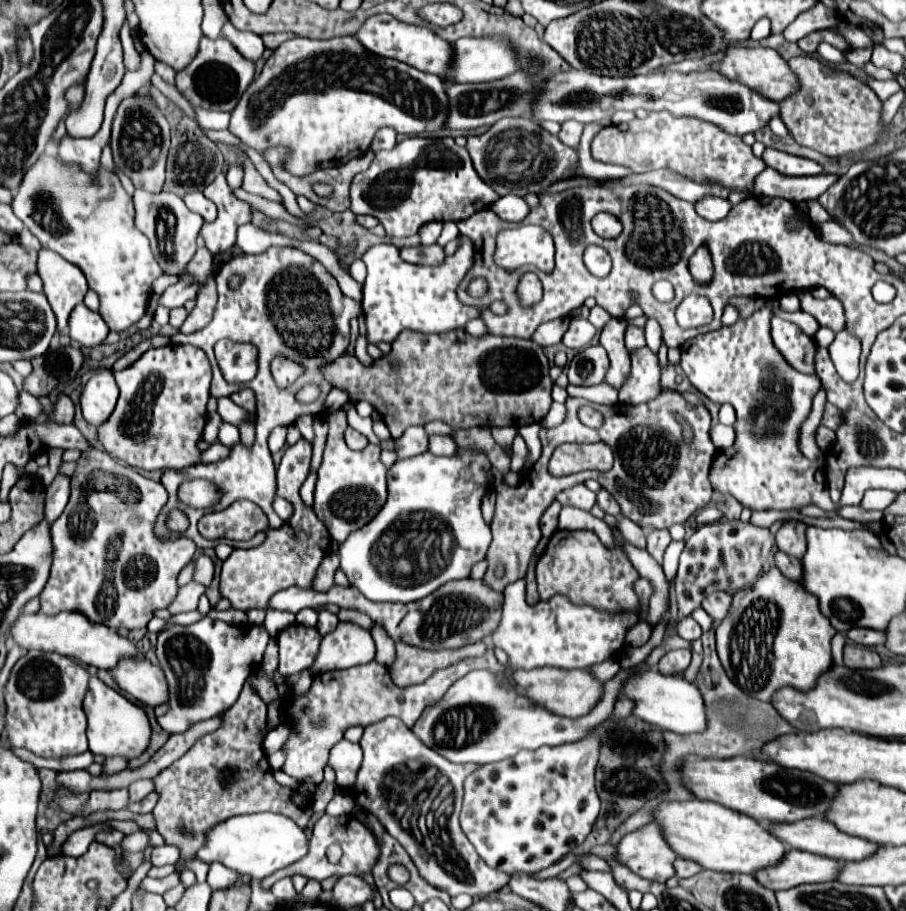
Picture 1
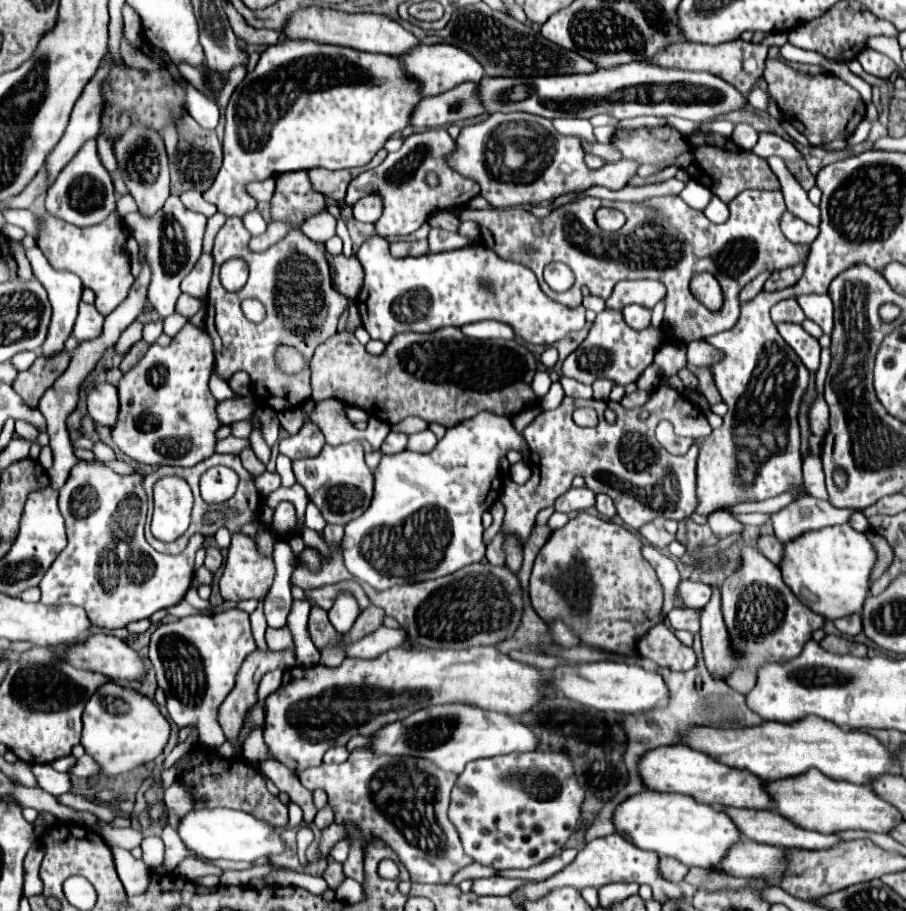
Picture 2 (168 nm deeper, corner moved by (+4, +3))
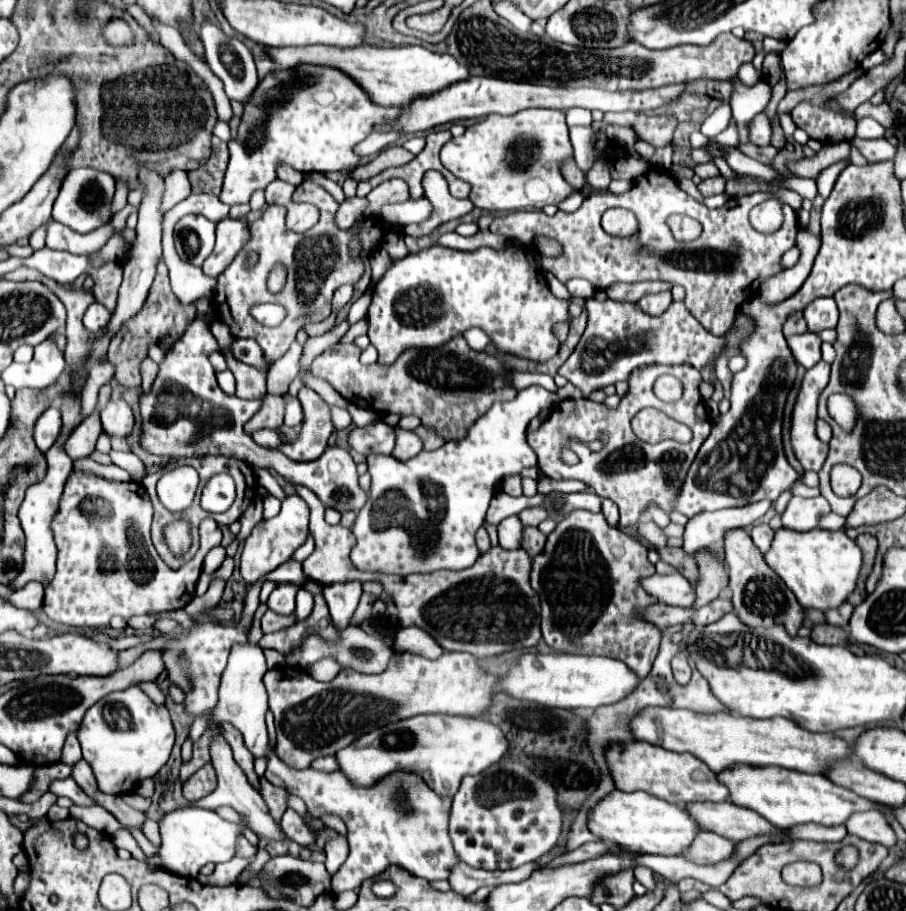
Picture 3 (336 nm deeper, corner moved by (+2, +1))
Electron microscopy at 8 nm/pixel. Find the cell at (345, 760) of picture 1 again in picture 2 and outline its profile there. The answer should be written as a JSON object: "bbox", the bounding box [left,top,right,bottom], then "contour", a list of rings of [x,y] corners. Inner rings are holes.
{"bbox":[324,745,350,763],"contour":[[[336,745],[326,751],[324,763],[344,763],[348,757],[350,757],[350,751],[344,745]]]}

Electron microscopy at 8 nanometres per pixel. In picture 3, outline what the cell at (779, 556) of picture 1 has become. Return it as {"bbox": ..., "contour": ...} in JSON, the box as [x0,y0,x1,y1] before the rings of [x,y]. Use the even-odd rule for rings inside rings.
{"bbox":[750,523,774,553],"contour":[[[760,523],[760,525],[754,525],[754,527],[752,527],[750,537],[752,537],[752,541],[756,543],[756,547],[764,553],[764,551],[768,551],[768,547],[770,547],[770,543],[772,543],[772,539],[774,539],[774,531],[770,529],[768,523]]]}

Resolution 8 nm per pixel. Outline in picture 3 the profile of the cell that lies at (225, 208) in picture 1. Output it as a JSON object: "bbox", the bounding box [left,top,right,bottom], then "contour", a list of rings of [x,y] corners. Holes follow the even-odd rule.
{"bbox":[220,65,400,205],"contour":[[[300,65],[288,71],[276,71],[266,75],[260,85],[256,87],[250,103],[244,103],[242,123],[238,127],[236,137],[228,143],[230,147],[230,163],[226,169],[224,185],[220,199],[228,205],[248,203],[250,195],[256,189],[264,189],[270,181],[276,179],[276,163],[286,161],[294,169],[308,173],[308,171],[340,171],[340,169],[354,169],[358,163],[358,155],[352,151],[356,143],[364,141],[376,123],[384,123],[388,119],[396,119],[400,113],[398,107],[380,107],[374,105],[364,91],[352,83],[344,73],[330,69],[330,67],[316,67],[316,65]]]}

